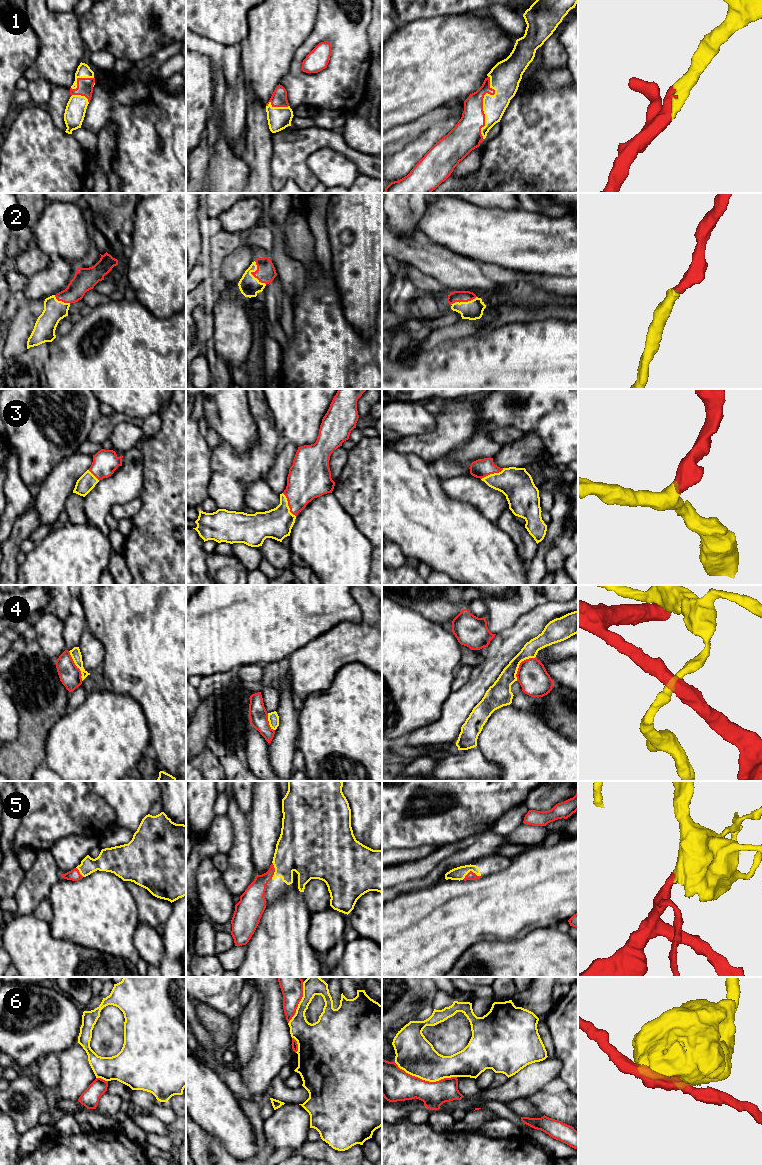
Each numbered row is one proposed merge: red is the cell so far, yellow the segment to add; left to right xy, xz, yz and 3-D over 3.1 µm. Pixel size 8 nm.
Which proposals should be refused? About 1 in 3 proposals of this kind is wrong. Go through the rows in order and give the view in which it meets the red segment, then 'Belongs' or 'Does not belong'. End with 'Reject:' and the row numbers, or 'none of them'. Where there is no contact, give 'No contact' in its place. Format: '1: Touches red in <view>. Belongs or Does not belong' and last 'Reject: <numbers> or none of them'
1: Touches red in yz. Belongs
2: Touches red in xz. Belongs
3: Touches red in xz. Belongs
4: Touches red in yz. Does not belong
5: Touches red in yz. Belongs
6: Touches red in yz. Does not belong
Reject: 4, 6

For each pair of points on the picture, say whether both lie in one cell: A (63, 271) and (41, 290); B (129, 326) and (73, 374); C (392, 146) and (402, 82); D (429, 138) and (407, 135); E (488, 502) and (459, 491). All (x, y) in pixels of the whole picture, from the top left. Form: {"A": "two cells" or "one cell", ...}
{"A": "one cell", "B": "one cell", "C": "two cells", "D": "two cells", "E": "one cell"}

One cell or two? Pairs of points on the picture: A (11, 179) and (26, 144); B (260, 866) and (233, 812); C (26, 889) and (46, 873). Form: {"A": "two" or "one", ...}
{"A": "one", "B": "two", "C": "one"}

